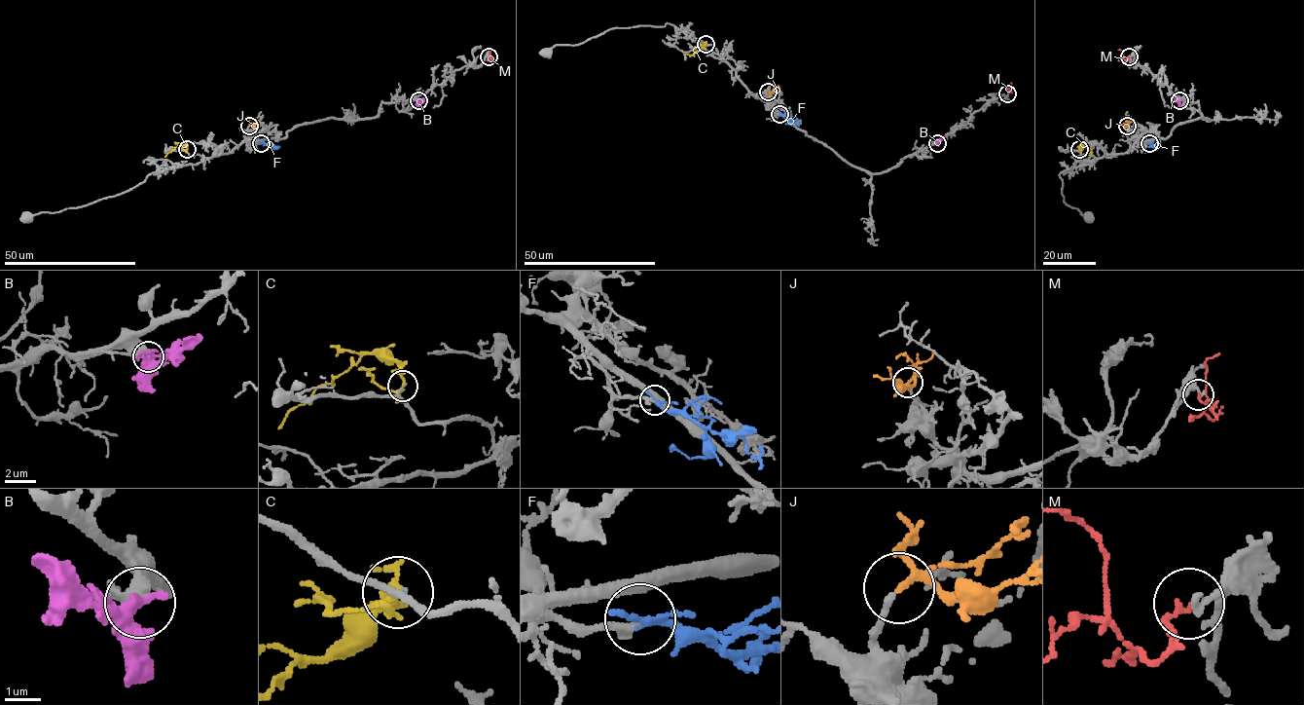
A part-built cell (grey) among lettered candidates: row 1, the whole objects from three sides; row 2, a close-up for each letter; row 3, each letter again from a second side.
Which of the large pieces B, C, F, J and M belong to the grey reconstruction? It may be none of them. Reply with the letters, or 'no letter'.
F, J

